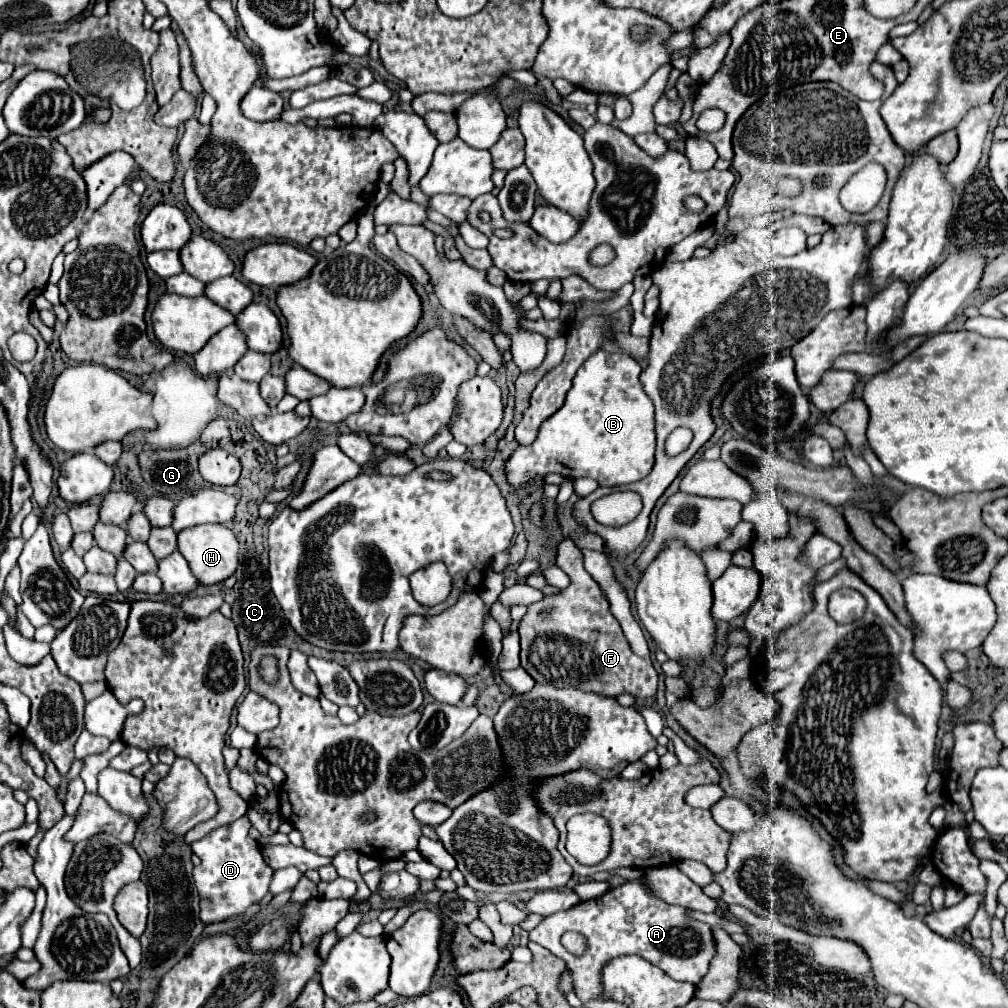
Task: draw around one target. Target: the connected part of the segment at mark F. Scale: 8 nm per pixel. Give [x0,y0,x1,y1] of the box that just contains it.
[520,540,658,698]

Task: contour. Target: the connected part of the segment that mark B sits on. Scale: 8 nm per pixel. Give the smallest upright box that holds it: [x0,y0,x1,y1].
[504,350,654,490]

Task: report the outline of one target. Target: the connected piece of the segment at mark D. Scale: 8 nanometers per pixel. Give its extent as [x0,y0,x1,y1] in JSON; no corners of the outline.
[192,816,272,922]

